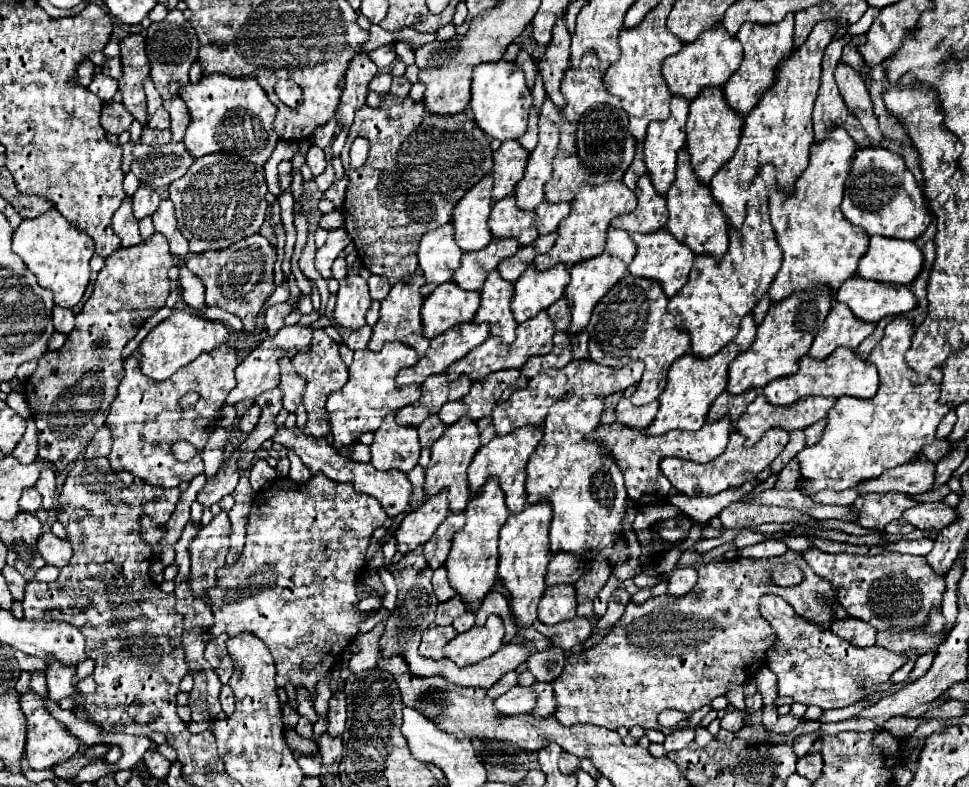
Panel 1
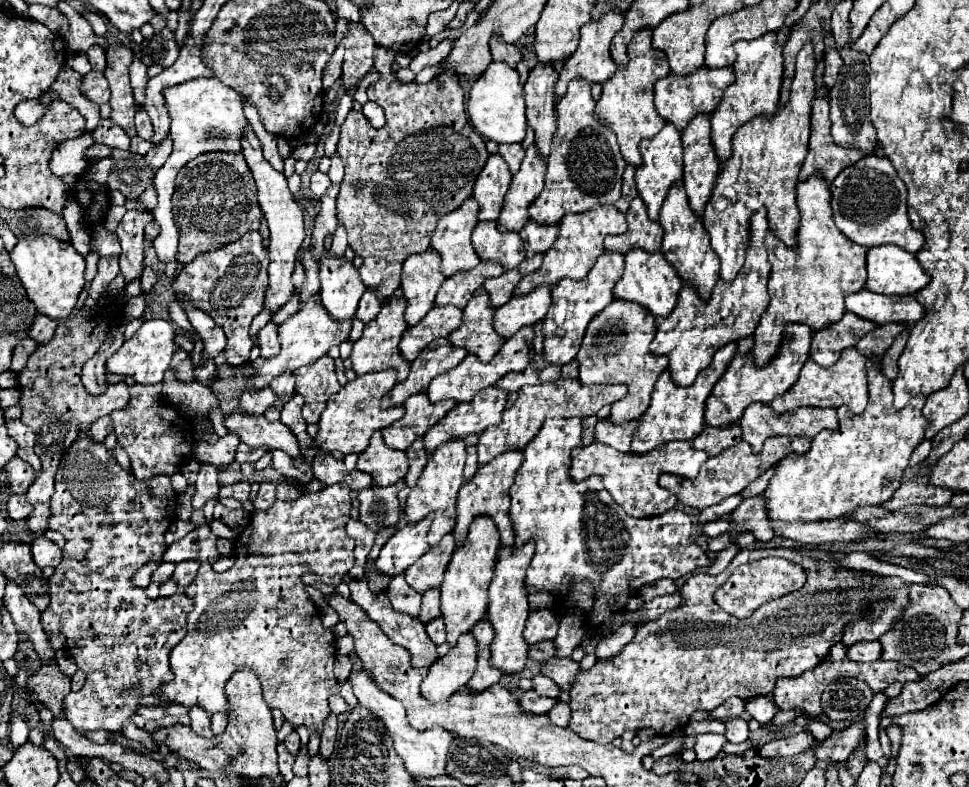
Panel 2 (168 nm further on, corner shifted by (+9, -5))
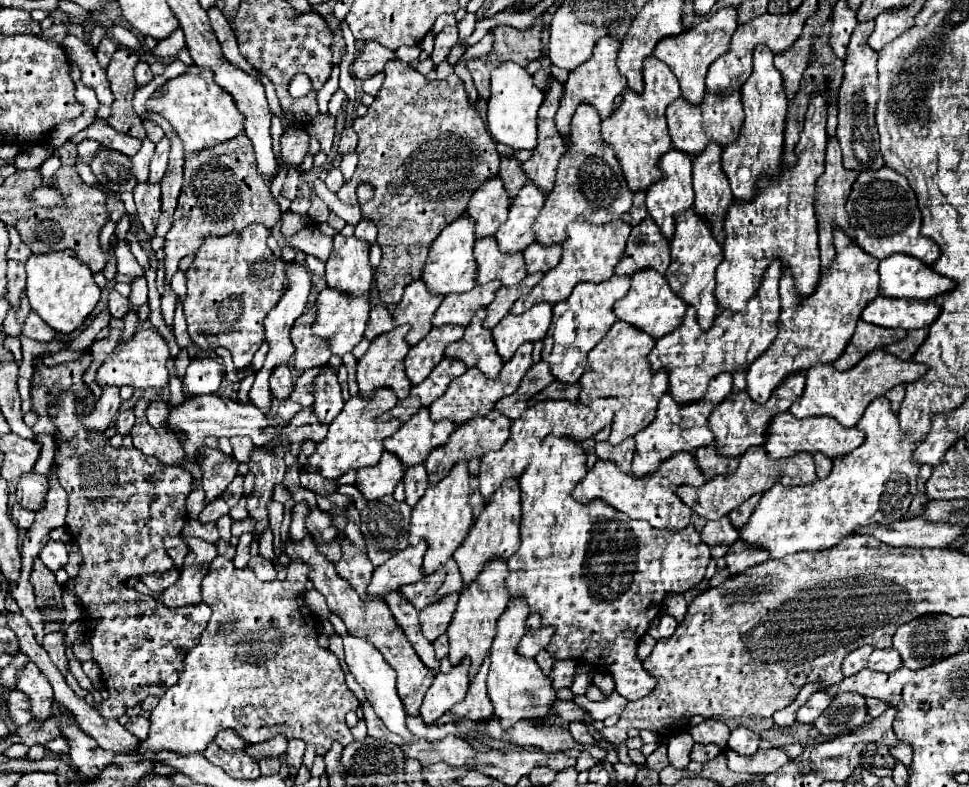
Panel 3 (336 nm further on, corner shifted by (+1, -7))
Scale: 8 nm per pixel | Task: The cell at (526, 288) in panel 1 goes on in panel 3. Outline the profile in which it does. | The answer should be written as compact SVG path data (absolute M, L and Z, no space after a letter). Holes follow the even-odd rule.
M547 303L533 305L523 315L509 313L507 317L503 317L493 327L493 339L503 361L509 361L521 343L543 339L551 325L551 317L553 307Z

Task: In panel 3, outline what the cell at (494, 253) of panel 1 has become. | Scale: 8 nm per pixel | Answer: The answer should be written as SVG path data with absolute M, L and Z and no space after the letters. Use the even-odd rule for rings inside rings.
M491 281L487 285L477 285L475 289L467 291L467 293L449 293L443 303L439 305L435 317L433 317L433 325L441 327L441 325L463 325L467 327L469 321L473 319L473 315L481 309L487 307L493 297L495 291L499 289L499 281Z

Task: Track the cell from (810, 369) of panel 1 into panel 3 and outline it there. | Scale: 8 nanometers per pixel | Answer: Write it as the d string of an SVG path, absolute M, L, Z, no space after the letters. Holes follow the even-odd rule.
M875 349L875 353L869 353L867 357L863 357L863 361L859 361L859 365L855 365L855 369L847 369L847 371L837 371L829 363L813 365L807 371L805 391L803 391L801 399L795 405L791 405L789 413L795 415L797 419L811 417L811 415L831 415L841 425L853 427L865 413L865 407L875 397L885 395L897 383L917 381L925 371L927 371L927 367L923 363L901 361L899 357L885 353L883 349Z

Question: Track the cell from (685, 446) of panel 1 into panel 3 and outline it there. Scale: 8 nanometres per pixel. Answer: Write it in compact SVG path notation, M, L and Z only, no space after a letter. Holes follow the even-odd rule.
M675 453L675 457L663 461L659 465L659 473L651 473L651 477L631 477L631 473L623 473L619 465L613 461L597 461L587 475L575 485L573 497L579 503L589 503L591 499L603 499L611 507L627 513L631 519L643 519L651 523L657 529L669 529L679 531L689 525L689 519L693 515L691 507L683 505L683 501L673 493L679 485L693 485L701 487L707 479L699 469L695 469L695 455L691 453Z

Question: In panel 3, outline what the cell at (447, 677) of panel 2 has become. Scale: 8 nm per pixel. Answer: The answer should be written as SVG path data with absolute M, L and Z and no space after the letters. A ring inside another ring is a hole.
M461 661L449 673L435 675L435 681L427 689L427 695L421 705L421 717L427 725L435 723L455 703L463 701L469 687L469 667L471 661Z

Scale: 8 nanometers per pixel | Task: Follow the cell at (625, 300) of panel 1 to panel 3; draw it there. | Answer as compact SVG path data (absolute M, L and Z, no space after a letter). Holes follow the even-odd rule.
M615 321L613 327L607 331L603 341L595 349L591 349L587 357L587 367L581 381L581 403L591 403L595 397L625 397L627 403L623 409L615 413L609 443L619 445L625 437L639 433L645 429L653 419L657 411L657 403L661 395L669 389L667 371L659 369L653 371L647 355L651 353L655 345L653 337L647 337L647 333L639 333L633 325L627 325L625 321Z

